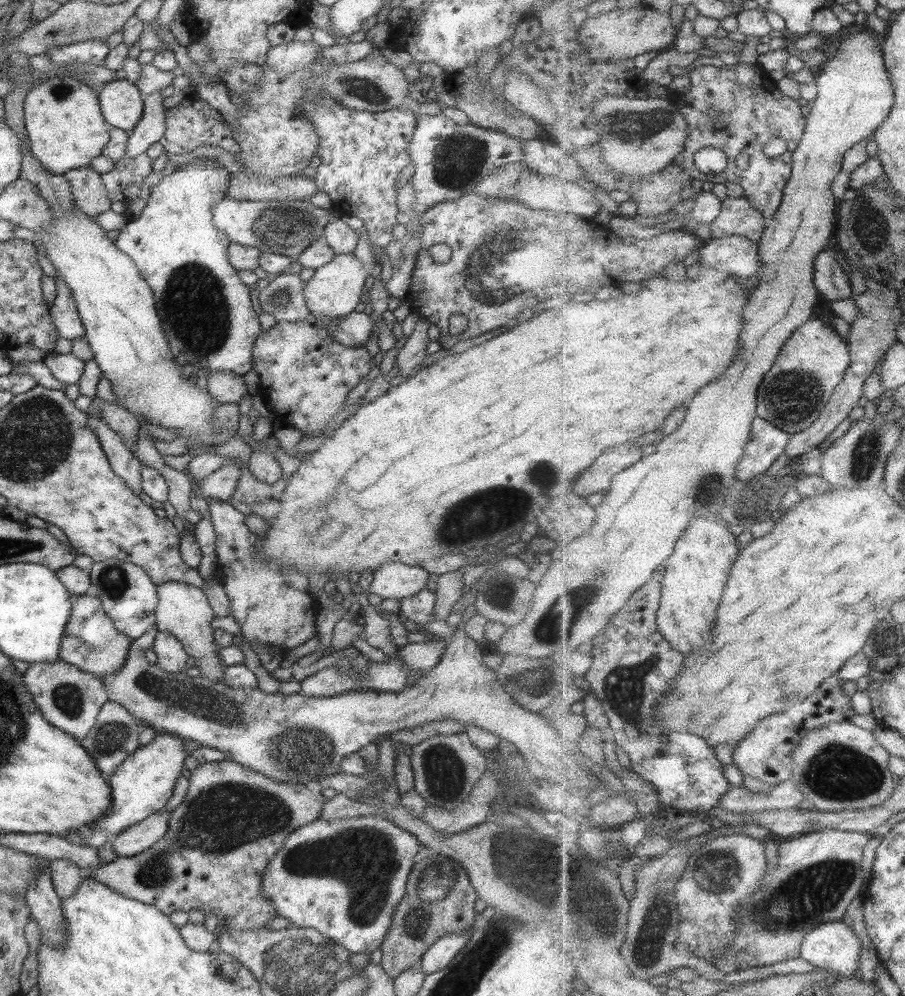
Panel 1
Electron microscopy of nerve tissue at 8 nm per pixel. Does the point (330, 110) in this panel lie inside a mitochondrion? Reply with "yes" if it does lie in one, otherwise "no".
yes

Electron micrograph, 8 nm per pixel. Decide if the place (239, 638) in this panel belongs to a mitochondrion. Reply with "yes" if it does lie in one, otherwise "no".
no

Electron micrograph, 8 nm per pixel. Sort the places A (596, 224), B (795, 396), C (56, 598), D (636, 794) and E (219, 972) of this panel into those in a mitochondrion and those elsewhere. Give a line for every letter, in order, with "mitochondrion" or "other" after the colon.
A: other
B: mitochondrion
C: other
D: other
E: other

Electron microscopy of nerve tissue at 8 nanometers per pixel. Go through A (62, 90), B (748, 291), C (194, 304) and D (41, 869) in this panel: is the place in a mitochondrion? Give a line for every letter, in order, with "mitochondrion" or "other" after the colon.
A: mitochondrion
B: other
C: mitochondrion
D: other

